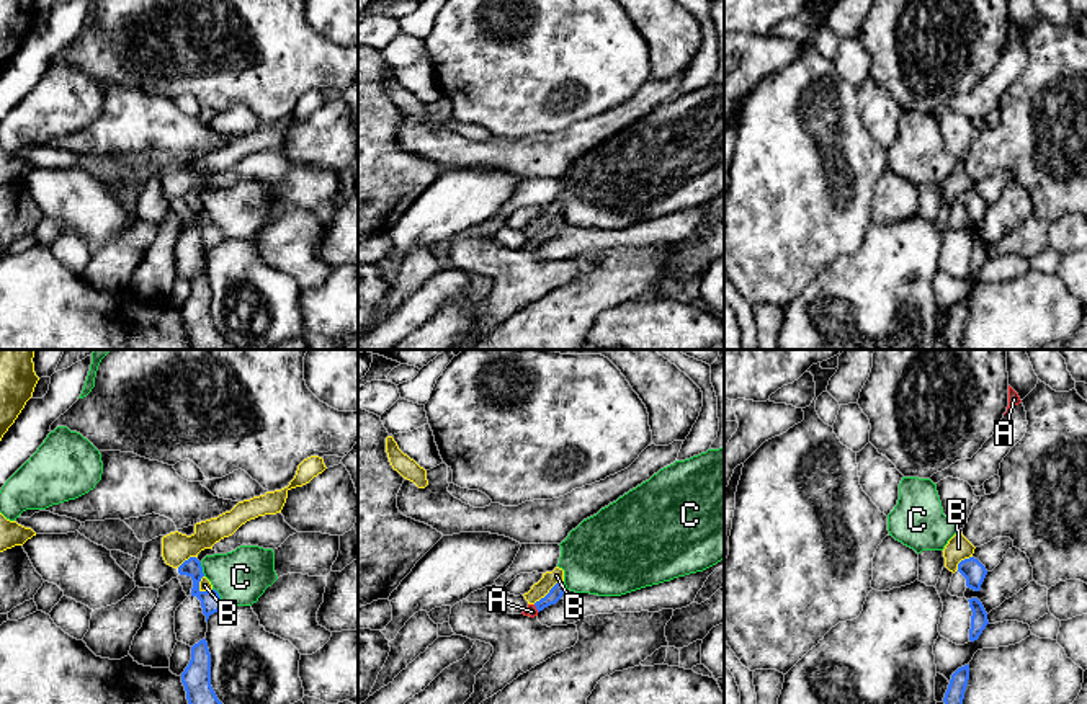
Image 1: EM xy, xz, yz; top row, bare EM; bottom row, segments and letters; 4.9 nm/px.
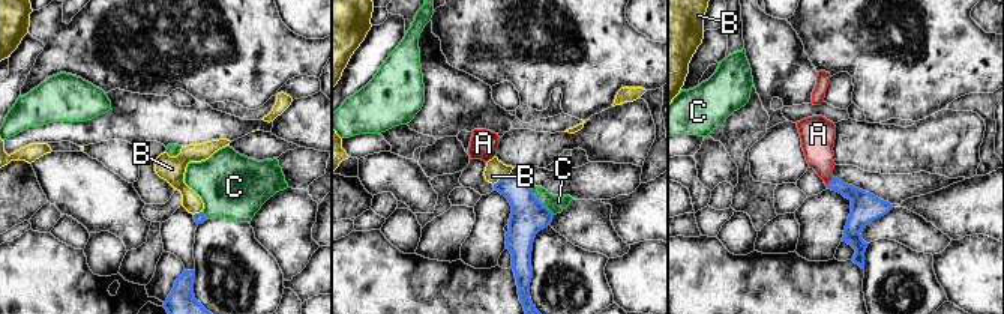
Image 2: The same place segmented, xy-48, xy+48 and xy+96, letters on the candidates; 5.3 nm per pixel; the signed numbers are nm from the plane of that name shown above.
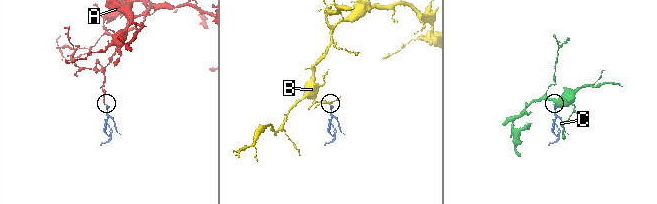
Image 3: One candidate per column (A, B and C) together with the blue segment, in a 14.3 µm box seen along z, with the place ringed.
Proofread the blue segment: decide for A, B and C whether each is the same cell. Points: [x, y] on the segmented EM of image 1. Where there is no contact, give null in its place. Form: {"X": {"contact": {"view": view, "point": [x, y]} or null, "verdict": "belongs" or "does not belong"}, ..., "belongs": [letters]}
{"A": {"contact": {"view": "xz", "point": [536, 608]}, "verdict": "belongs"}, "B": {"contact": {"view": "xz", "point": [550, 592]}, "verdict": "does not belong"}, "C": {"contact": {"view": "xy", "point": [219, 597]}, "verdict": "does not belong"}, "belongs": ["A"]}

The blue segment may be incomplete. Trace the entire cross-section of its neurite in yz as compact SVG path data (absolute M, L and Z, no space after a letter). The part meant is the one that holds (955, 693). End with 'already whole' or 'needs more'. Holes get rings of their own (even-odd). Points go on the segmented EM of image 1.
M964 665L951 675L943 702L945 704L963 704L968 679L969 679L969 665Z | already whole

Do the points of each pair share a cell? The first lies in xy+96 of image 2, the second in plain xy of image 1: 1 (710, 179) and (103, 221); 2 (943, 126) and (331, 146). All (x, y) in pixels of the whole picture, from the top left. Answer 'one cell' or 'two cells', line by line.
1: one cell
2: one cell

